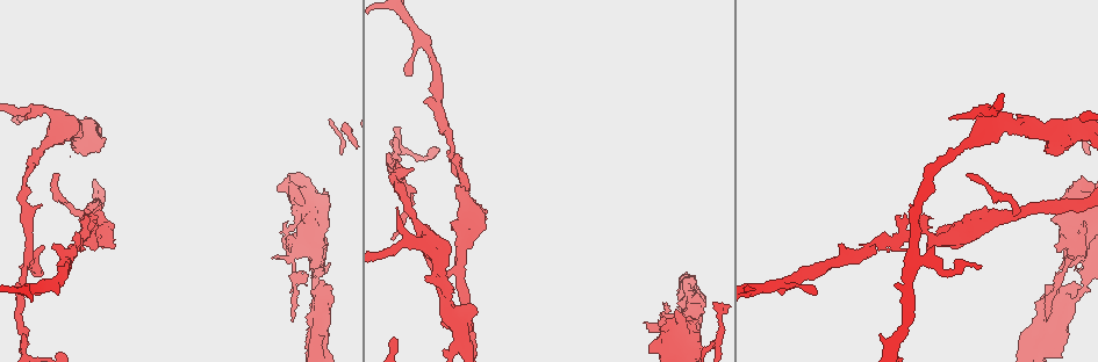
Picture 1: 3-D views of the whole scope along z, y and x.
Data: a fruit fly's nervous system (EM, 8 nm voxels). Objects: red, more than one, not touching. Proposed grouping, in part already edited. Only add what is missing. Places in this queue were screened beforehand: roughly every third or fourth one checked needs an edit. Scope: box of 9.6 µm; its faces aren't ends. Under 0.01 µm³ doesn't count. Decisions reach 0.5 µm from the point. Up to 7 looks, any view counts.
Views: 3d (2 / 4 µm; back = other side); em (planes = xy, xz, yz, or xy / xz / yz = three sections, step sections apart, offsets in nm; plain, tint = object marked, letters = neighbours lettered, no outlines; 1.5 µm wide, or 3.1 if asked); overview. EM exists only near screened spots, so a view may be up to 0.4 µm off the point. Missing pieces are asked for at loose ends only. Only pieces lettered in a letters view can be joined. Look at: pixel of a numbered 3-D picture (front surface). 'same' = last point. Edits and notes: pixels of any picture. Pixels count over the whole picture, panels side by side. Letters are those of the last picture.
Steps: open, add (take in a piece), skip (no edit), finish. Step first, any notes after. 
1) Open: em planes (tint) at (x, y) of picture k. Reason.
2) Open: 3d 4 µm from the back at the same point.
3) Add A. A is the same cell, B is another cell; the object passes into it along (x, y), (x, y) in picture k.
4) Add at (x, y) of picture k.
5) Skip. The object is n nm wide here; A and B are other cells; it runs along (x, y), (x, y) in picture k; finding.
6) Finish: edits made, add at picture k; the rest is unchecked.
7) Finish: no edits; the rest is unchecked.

Open: em planes (letters) at (41, 245) of picture 1. Free end.

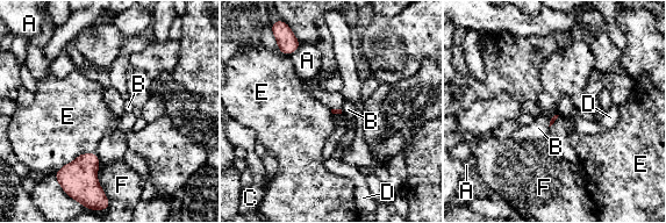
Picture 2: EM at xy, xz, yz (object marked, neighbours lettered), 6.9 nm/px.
Skip. A, B, C, D, E and F are other cells; none of them fits.

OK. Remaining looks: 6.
Open: em planes (tint) at (814, 291) of picture 1. Branch stops here.

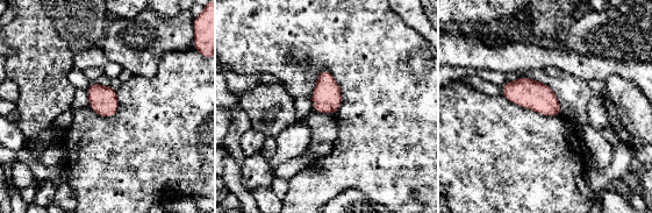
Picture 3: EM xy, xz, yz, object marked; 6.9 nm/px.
Open: em planes (letters) at the same point. See the neighbours.

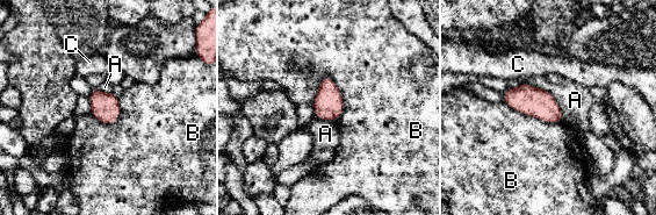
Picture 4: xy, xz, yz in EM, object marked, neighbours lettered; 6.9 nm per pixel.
Skip. The longest contact is with A, 360 nm; A, B and C are other cells; a border runs along (527, 83), (552, 94), (563, 120) in picture 4; no lettered piece goes on from it.

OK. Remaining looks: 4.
Open: em planes (plain) at (25, 119) of picture 1. Branch stops here.

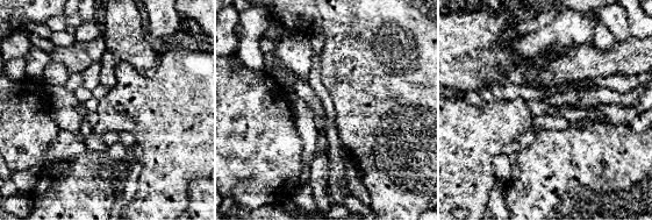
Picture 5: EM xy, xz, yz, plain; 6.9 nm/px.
Open: em planes (letters) at the same point.

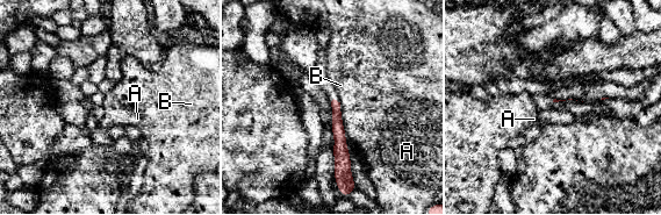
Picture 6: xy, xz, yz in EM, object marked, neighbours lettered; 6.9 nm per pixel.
Skip. The longest contact is with A, 260 nm; A and B are other cells; no lettered piece goes on from it.

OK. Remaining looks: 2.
Finish: no edits; the rest is unchecked.

